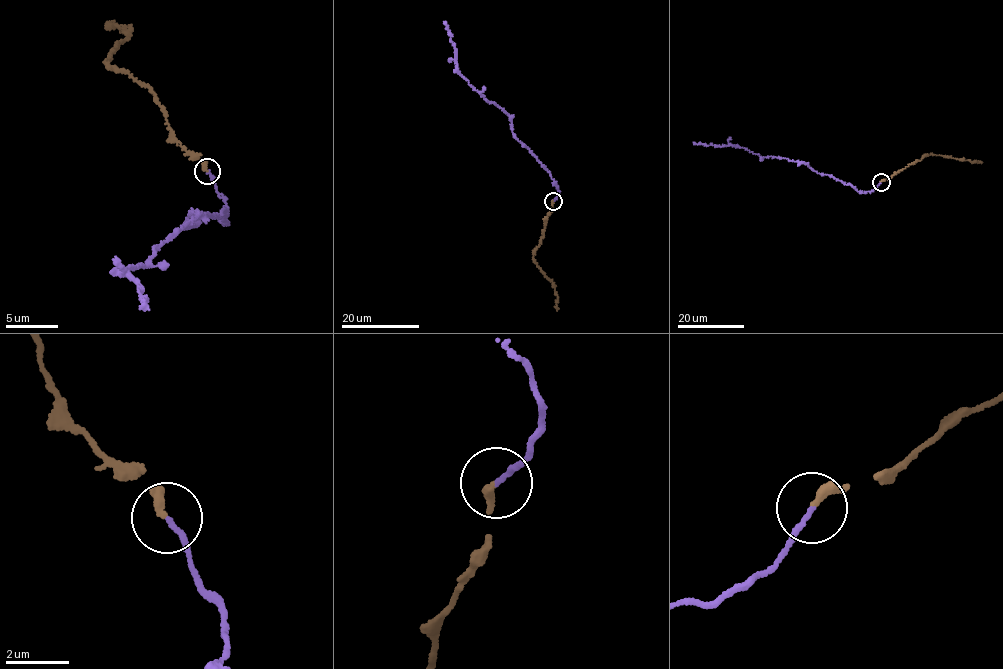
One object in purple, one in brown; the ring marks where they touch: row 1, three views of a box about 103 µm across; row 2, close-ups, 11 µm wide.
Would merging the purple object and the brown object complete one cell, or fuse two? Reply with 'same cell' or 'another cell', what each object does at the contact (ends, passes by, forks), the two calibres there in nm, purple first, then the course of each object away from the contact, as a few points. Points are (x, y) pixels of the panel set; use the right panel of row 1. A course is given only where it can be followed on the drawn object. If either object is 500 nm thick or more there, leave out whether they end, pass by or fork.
same cell; purple ends there; brown ends there; 150 nm thick on the purple side, 280 nm on the other; purple runs (880, 182), (874, 190), (860, 192), (850, 184), (817, 172), (806, 164), (760, 157), (740, 147), (694, 142); brown runs (880, 182), (931, 154), (982, 162)

